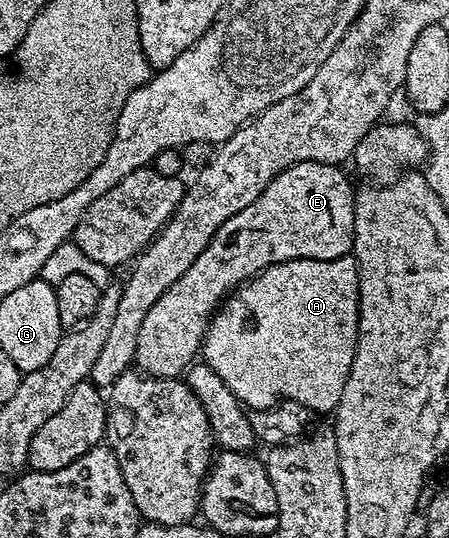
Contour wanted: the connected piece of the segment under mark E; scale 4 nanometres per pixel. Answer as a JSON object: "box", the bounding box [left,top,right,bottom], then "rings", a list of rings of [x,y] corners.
{"box":[134,162,355,378],"rings":[[[297,162],[280,172],[248,204],[248,208],[240,208],[236,216],[224,220],[212,236],[208,248],[192,260],[192,268],[172,284],[152,304],[148,316],[144,316],[144,324],[140,324],[140,336],[136,336],[136,356],[134,366],[143,374],[151,378],[182,378],[190,369],[192,363],[199,357],[202,342],[206,338],[206,329],[220,303],[231,292],[238,289],[242,283],[255,278],[262,270],[267,270],[272,264],[280,264],[297,258],[311,258],[312,260],[336,260],[347,257],[354,249],[354,196],[355,187],[350,187],[346,174],[338,166],[329,166],[319,162]]]}

